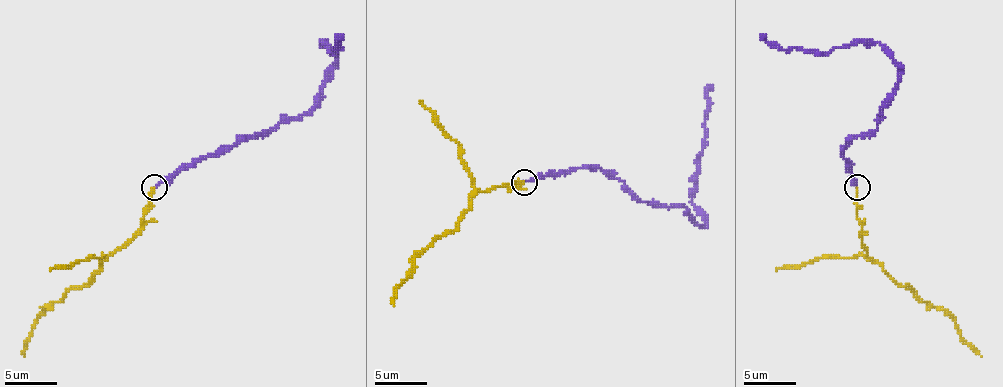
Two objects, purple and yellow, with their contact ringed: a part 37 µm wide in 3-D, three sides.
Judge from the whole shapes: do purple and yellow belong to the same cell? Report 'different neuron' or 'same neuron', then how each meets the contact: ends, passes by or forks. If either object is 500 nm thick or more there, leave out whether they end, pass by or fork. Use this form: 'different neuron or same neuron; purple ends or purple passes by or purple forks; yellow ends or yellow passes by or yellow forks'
different neuron; purple ends; yellow ends

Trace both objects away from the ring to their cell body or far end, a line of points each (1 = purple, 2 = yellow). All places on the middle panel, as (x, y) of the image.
1: (523, 181), (601, 168), (642, 202), (684, 207), (702, 225), (705, 215), (692, 202), (713, 85)
2: (523, 181), (479, 191), (456, 228), (443, 233), (414, 259), (414, 269), (396, 290), (393, 305)

